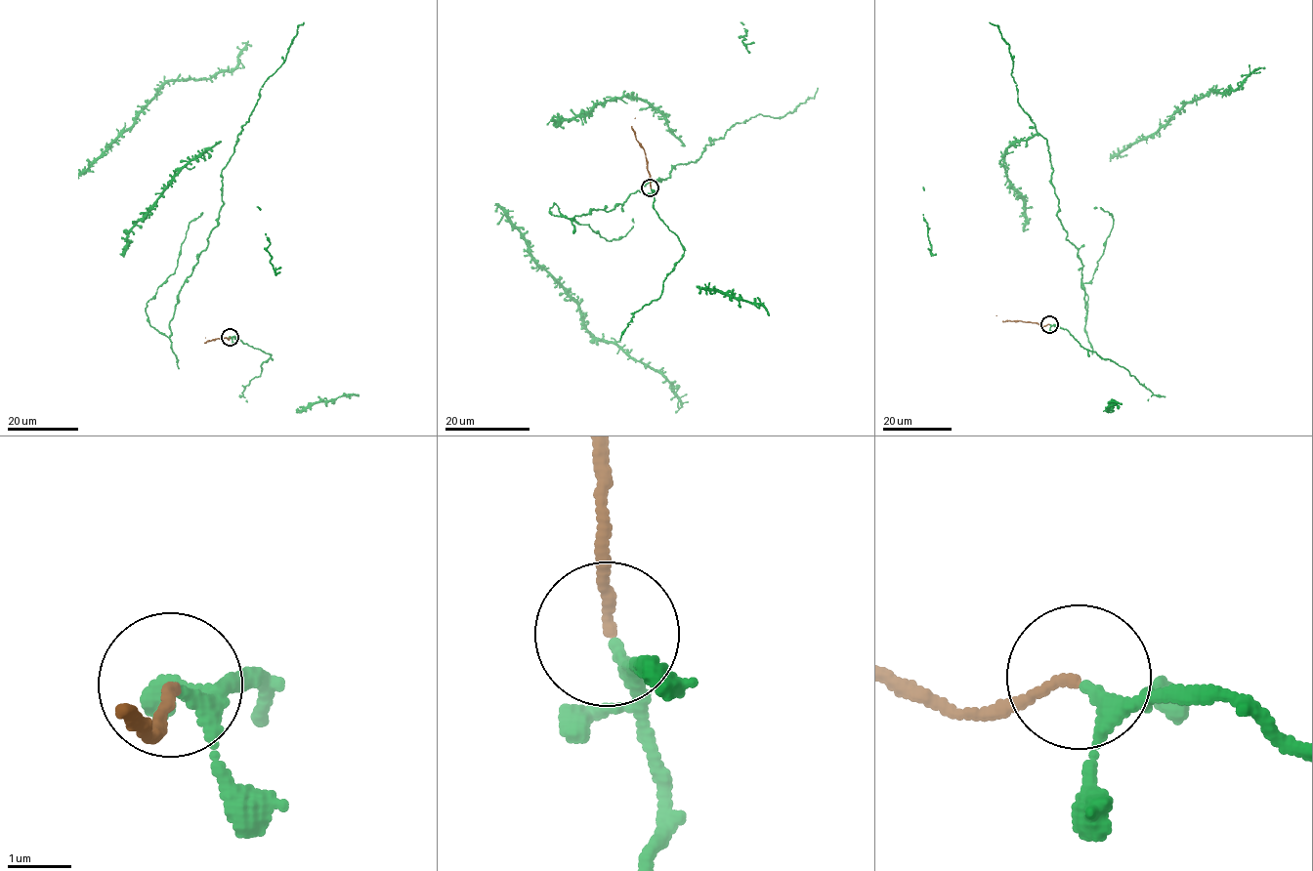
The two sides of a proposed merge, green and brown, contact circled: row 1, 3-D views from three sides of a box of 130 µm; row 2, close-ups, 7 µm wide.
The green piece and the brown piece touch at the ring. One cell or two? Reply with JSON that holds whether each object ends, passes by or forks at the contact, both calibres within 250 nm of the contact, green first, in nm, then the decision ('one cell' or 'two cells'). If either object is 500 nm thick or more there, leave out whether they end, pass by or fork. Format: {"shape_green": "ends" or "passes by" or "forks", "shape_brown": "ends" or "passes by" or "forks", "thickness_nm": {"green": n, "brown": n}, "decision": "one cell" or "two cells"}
{"shape_green": "forks", "shape_brown": "ends", "thickness_nm": {"green": 150, "brown": 140}, "decision": "one cell"}

